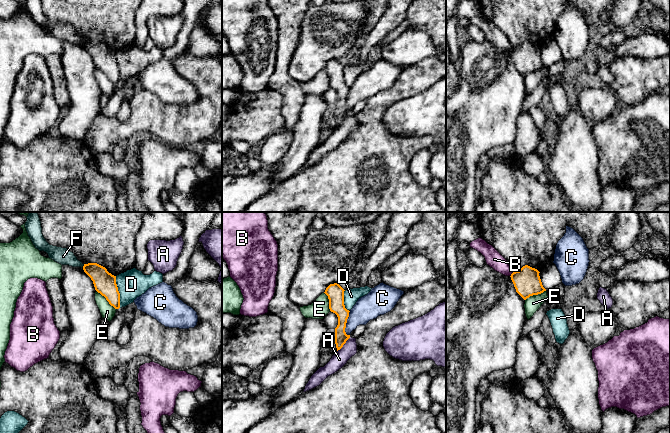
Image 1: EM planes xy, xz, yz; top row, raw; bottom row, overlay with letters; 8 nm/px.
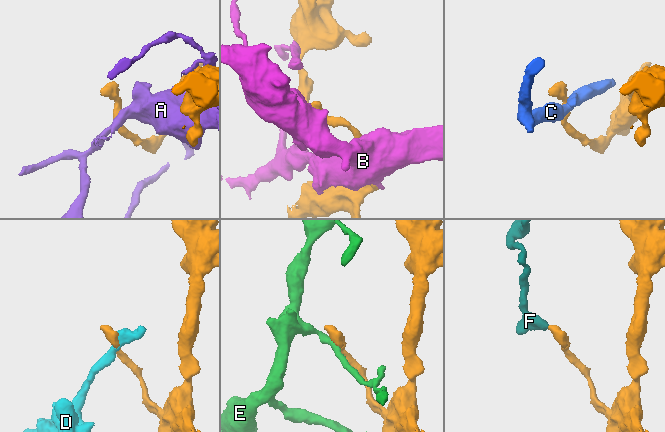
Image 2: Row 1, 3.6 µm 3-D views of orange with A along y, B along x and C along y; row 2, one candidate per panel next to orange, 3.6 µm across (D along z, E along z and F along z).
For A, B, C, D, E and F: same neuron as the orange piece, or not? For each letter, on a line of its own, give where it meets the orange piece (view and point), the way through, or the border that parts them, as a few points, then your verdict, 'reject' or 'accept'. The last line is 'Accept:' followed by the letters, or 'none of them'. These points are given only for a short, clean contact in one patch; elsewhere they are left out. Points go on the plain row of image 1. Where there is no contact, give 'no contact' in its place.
A: meets orange in xz at (344, 119); reject
B: meets orange in yz at (511, 50); reject
C: meets orange in xz at (346, 98); border along xz (350, 87), (345, 104), (347, 111); reject
D: meets orange in xy at (118, 68); border along xy (115, 52), (120, 83); reject
E: meets orange in xy at (106, 75); border along xy (96, 66), (116, 85); reject
F: meets orange in xy at (83, 42); border along xy (84, 40), (82, 43); reject
Accept: none of them

